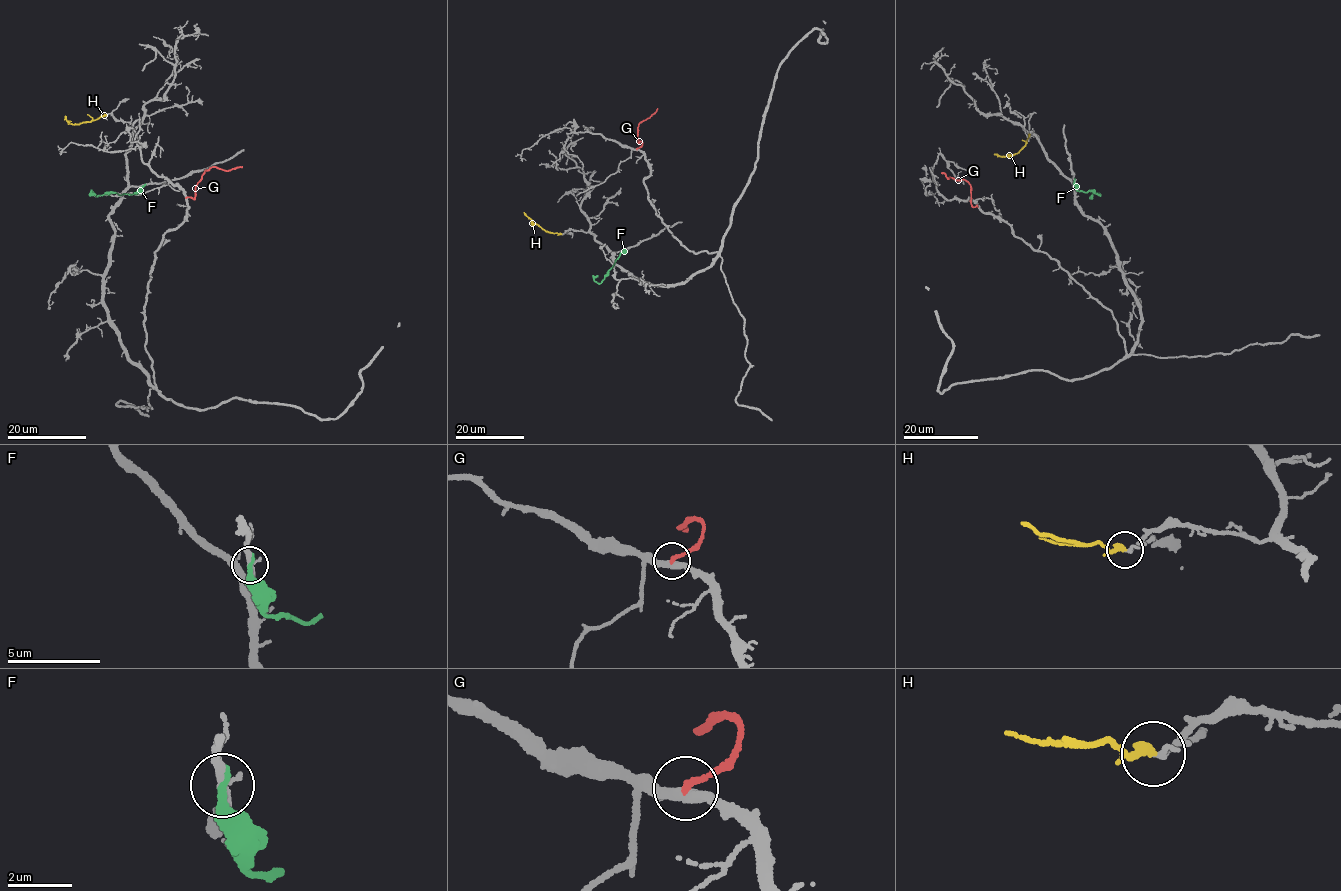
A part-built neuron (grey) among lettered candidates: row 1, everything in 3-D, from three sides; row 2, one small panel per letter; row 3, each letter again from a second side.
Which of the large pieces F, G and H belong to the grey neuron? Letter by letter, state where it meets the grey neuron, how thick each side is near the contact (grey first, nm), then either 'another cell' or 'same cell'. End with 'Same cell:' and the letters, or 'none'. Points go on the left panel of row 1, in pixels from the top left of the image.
F: (143, 185) | 260/300 nm | another cell
G: (186, 197) | 360/190 nm | another cell
H: (106, 115) | 130/340 nm | same cell
Same cell: H

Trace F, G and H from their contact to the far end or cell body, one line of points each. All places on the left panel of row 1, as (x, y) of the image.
F: (144, 185), (131, 194), (96, 195), (91, 190), (89, 195)
G: (186, 197), (194, 199), (197, 183), (205, 171), (212, 167), (224, 170), (242, 167)
H: (106, 115), (75, 124), (69, 123), (64, 116)

